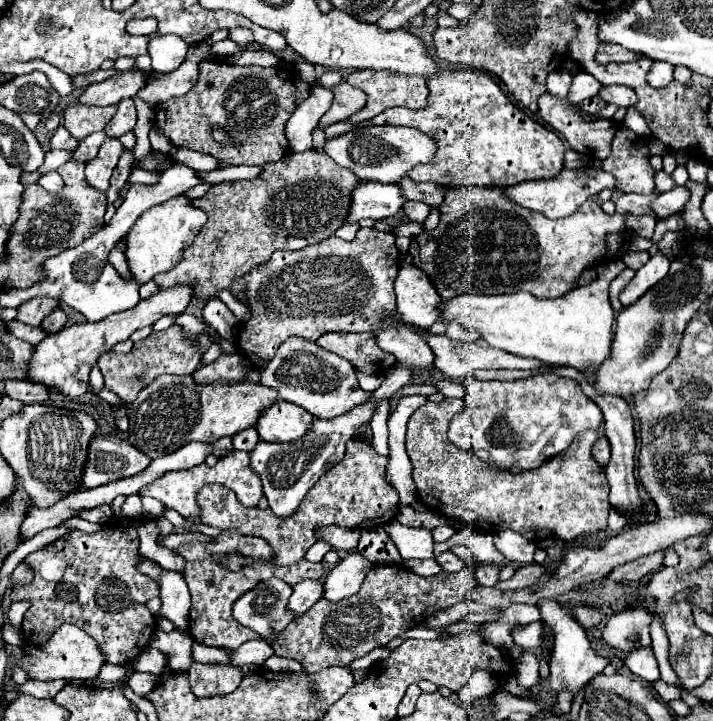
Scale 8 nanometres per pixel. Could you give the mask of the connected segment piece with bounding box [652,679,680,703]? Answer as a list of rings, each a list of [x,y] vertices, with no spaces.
[[[654,681],[652,683],[652,687],[656,689],[656,693],[660,695],[660,699],[664,701],[664,703],[668,703],[668,701],[674,701],[674,699],[680,699],[680,689],[676,689],[674,685],[668,685],[668,683],[664,683],[664,681]]]

